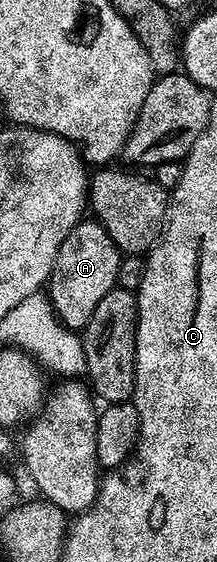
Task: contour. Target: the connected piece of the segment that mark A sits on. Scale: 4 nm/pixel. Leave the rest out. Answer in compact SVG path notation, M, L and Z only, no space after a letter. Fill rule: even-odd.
M82 219L66 235L66 243L58 251L56 267L52 271L52 276L48 278L46 286L46 296L52 303L52 309L60 322L67 329L82 331L90 323L90 315L94 315L94 307L98 307L98 302L104 298L111 289L117 288L116 276L120 266L121 252L116 248L116 244L106 235L104 228L94 219Z

